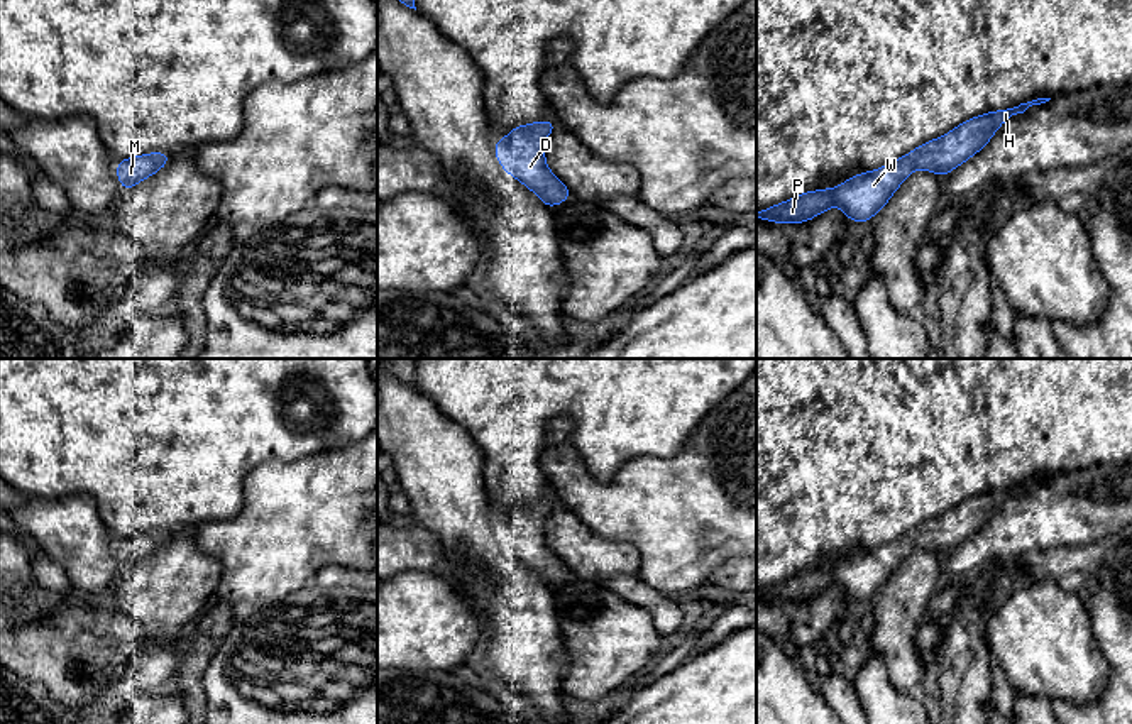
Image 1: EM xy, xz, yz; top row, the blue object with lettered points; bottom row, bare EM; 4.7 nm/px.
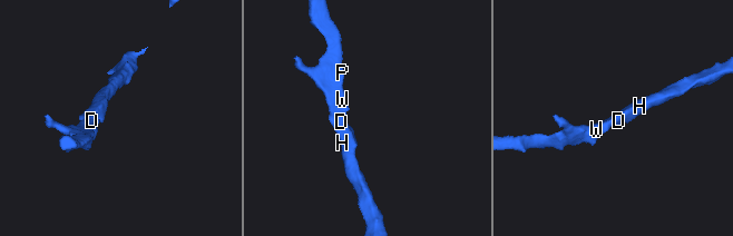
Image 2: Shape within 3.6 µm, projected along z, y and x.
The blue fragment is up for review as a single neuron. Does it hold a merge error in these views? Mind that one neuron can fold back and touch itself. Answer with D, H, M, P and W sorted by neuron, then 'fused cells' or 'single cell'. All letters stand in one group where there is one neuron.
D H M P W | single cell

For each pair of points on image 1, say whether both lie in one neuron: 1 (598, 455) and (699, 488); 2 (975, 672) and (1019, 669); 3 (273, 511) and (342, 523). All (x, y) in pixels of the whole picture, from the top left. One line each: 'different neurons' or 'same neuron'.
1: different neurons
2: different neurons
3: same neuron

